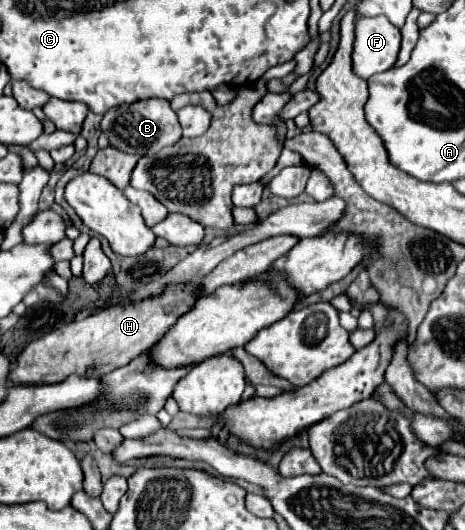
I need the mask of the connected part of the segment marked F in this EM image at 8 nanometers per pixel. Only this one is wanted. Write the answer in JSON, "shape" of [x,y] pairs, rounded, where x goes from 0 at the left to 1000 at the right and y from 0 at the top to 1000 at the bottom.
{"shape":[[[826,30],[766,34],[766,75],[757,98],[757,128],[770,143],[791,151],[813,136],[847,125],[860,94],[860,57]]]}

